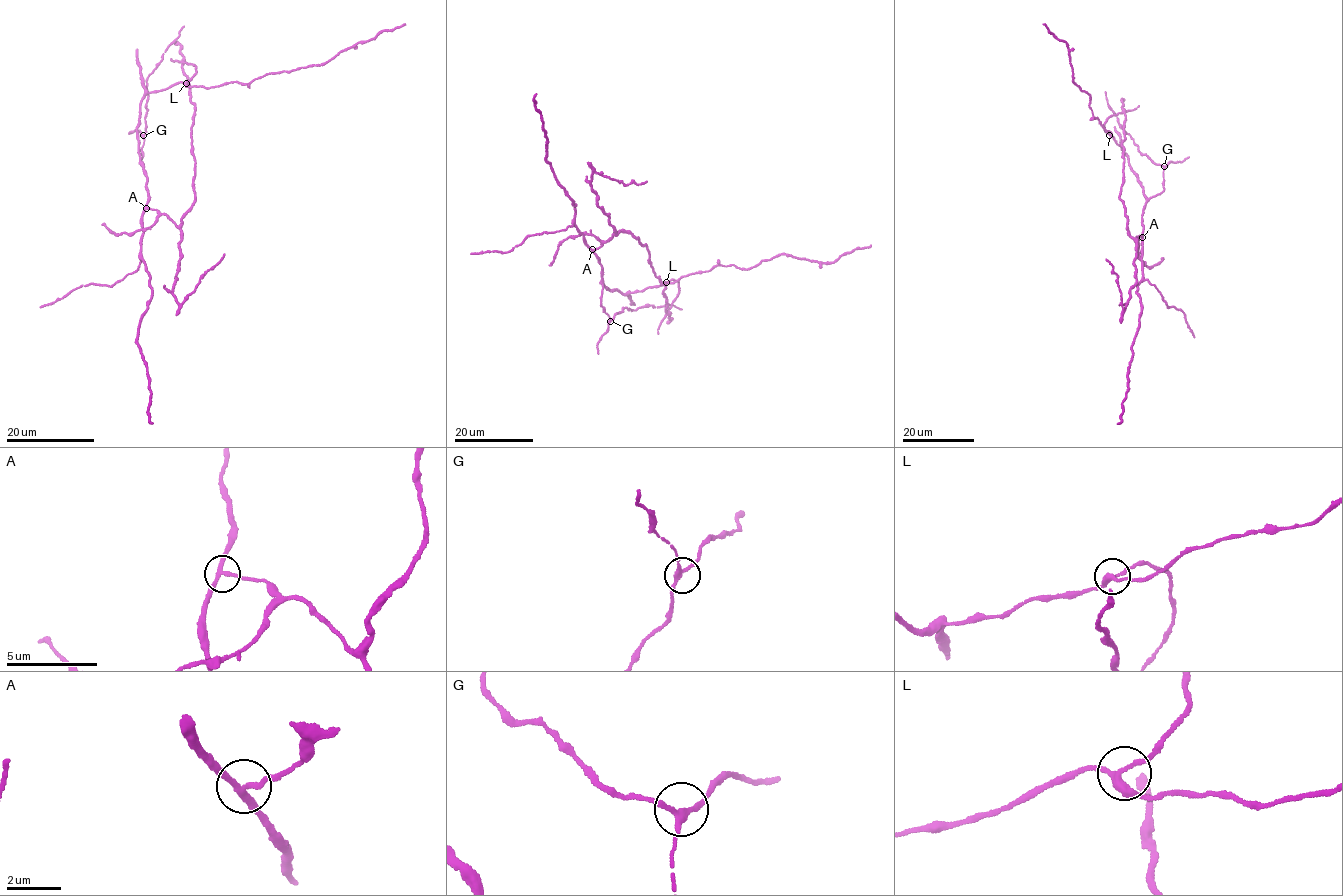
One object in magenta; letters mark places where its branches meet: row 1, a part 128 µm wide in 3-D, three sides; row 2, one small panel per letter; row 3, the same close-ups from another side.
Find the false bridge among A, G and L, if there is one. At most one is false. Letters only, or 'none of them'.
A

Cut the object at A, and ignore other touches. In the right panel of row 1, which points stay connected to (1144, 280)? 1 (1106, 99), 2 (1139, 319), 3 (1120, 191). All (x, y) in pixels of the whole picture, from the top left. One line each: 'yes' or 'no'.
1: yes
2: yes
3: no

